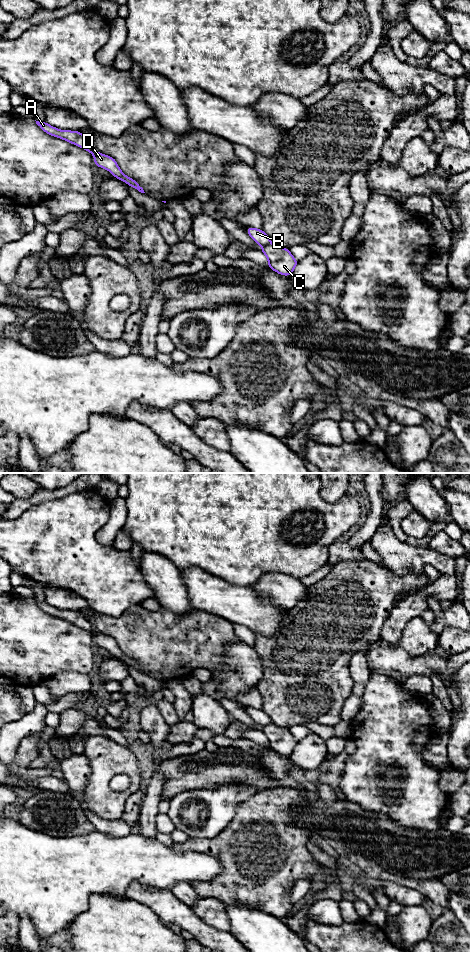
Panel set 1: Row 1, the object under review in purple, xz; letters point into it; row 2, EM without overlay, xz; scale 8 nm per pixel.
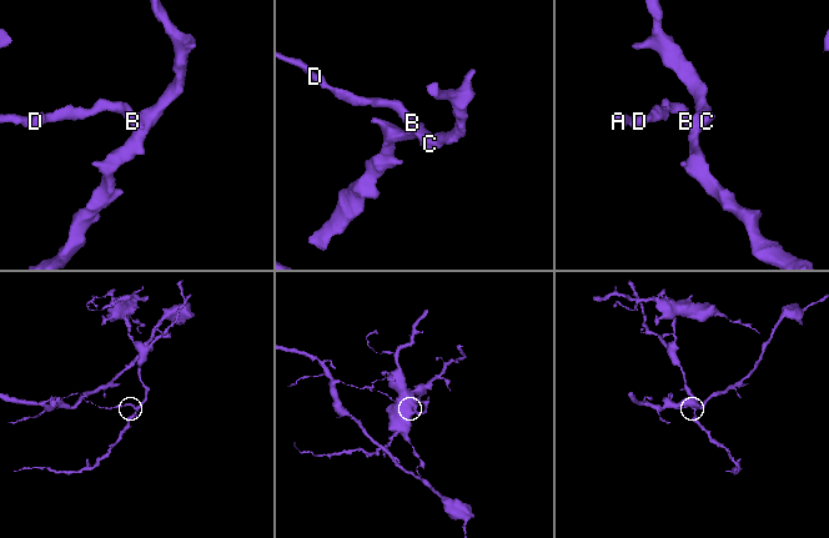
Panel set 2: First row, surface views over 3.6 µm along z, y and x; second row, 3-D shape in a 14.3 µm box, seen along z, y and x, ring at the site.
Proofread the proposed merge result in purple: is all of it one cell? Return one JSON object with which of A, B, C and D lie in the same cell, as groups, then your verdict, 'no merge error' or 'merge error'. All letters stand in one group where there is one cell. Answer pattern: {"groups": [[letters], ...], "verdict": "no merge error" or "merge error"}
{"groups": [["A", "B", "D"], ["C"]], "verdict": "merge error"}

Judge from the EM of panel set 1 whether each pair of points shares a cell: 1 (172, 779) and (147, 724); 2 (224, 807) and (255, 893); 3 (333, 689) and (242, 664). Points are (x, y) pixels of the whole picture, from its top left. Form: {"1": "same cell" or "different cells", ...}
{"1": "different cells", "2": "different cells", "3": "different cells"}

